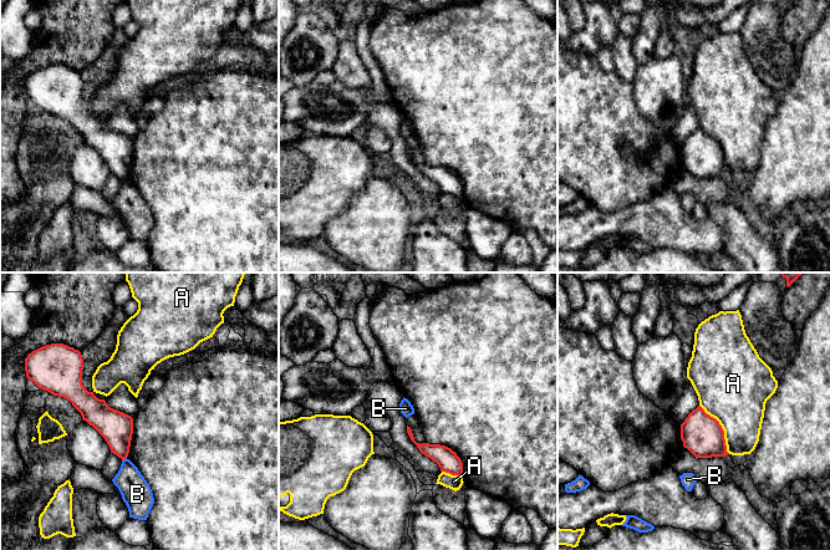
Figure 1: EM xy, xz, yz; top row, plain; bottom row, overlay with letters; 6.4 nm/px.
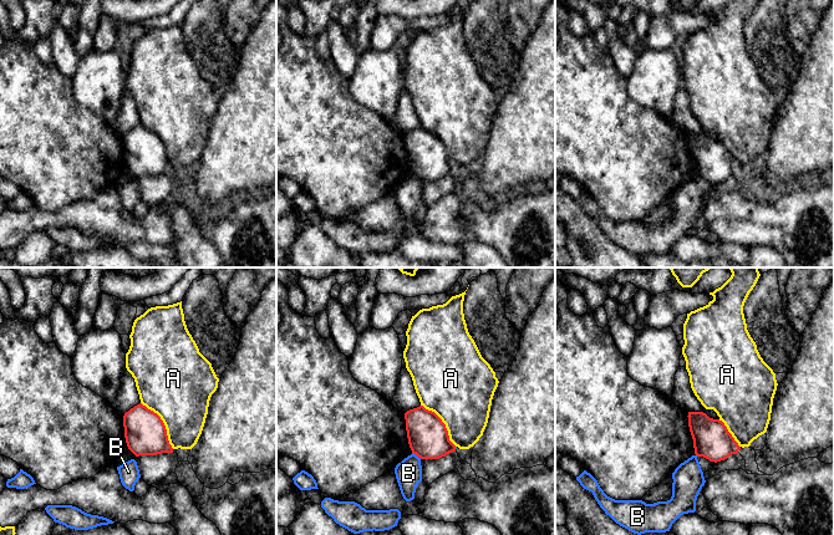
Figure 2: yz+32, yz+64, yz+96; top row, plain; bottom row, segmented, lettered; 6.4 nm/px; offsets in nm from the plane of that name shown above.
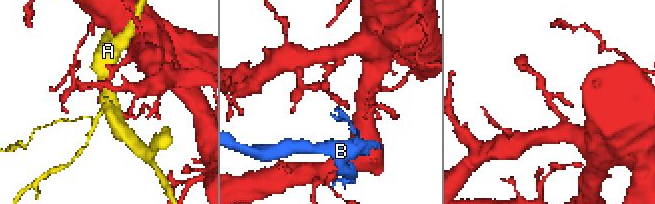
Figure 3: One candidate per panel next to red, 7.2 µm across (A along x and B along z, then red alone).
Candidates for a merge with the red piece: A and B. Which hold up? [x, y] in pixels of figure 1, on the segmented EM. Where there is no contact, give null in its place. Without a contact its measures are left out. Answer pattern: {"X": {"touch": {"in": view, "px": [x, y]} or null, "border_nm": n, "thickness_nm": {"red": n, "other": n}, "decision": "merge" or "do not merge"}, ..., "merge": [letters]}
{"A": {"touch": {"in": "yz", "px": [722, 428]}, "border_nm": 380, "thickness_nm": {"red": 260, "other": 420}, "decision": "do not merge"}, "B": {"touch": {"in": "xy", "px": [123, 458]}, "border_nm": 40, "thickness_nm": {"red": 220, "other": 190}, "decision": "do not merge"}, "merge": []}

